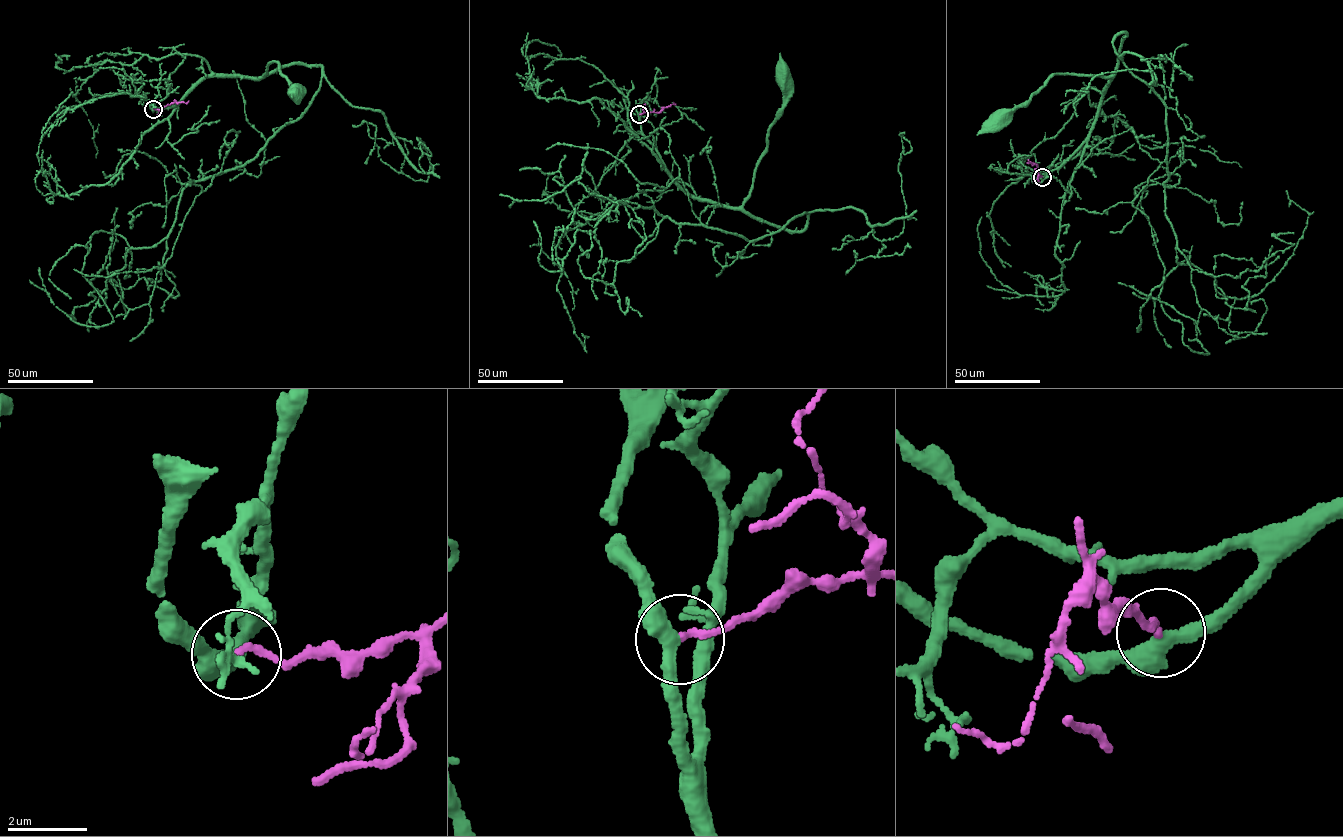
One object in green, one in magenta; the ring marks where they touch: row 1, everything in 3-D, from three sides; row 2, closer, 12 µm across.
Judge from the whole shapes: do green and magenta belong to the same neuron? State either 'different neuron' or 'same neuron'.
same neuron

